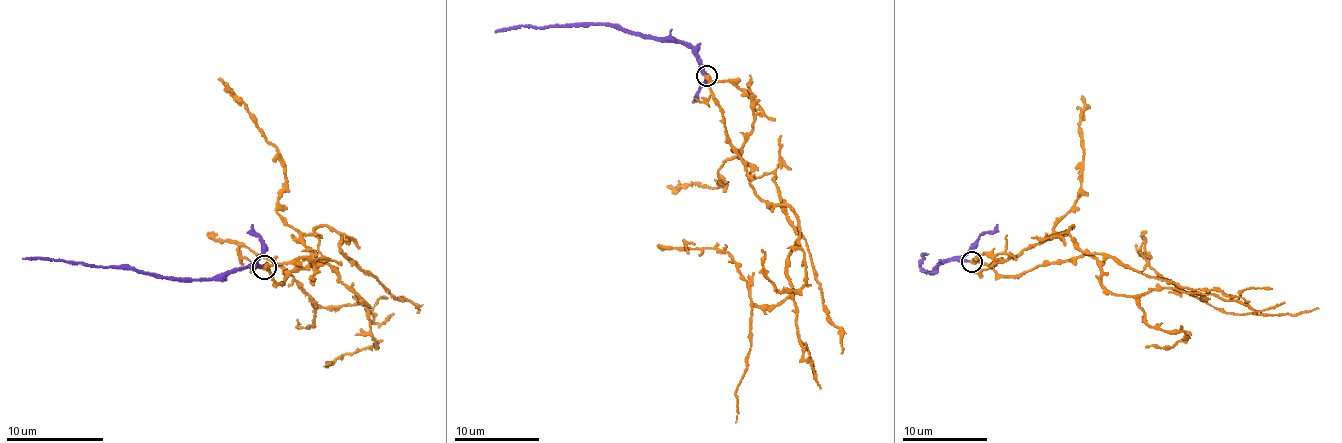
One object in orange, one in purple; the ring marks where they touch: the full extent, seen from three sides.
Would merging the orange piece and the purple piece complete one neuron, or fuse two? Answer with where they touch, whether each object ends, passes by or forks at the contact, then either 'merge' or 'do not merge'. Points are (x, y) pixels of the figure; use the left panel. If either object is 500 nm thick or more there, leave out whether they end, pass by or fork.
place (264, 267); orange passes by; purple ends; merge

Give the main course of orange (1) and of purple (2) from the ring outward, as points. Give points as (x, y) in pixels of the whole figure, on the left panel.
1: (264, 266), (281, 283), (320, 259), (369, 305), (356, 298), (342, 307), (313, 305), (286, 271), (206, 232)
2: (264, 266), (247, 266), (211, 278), (163, 278), (146, 271), (22, 259)

